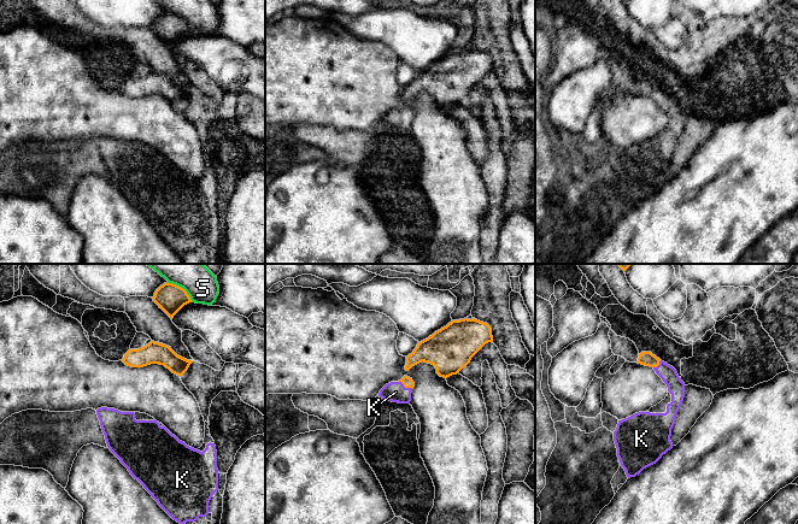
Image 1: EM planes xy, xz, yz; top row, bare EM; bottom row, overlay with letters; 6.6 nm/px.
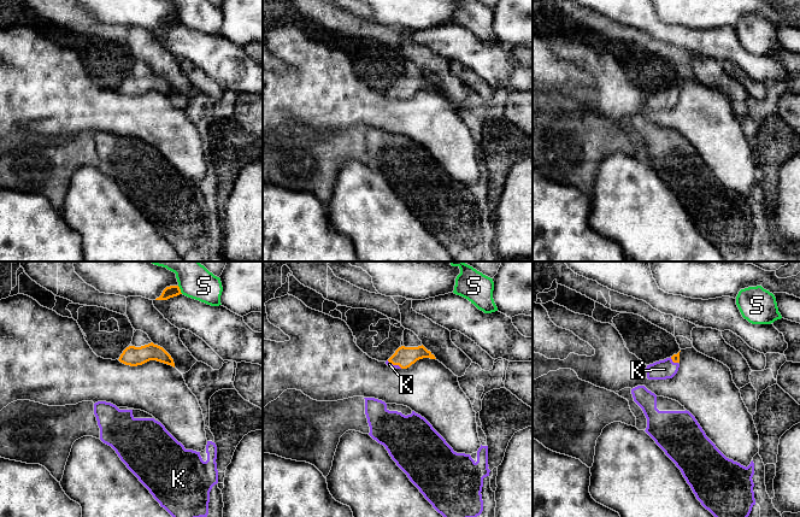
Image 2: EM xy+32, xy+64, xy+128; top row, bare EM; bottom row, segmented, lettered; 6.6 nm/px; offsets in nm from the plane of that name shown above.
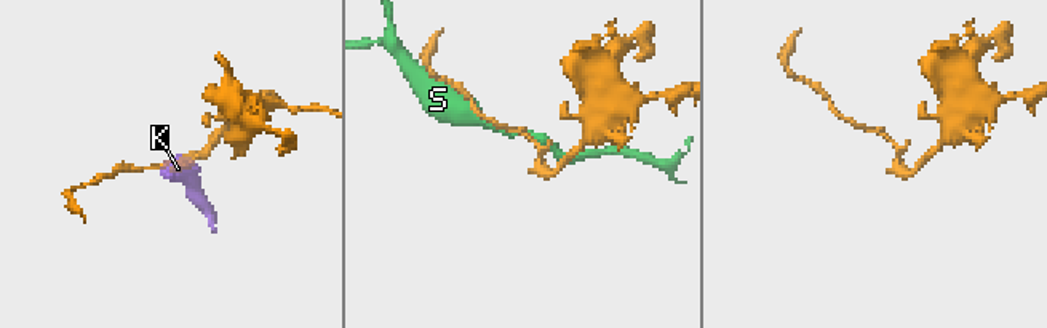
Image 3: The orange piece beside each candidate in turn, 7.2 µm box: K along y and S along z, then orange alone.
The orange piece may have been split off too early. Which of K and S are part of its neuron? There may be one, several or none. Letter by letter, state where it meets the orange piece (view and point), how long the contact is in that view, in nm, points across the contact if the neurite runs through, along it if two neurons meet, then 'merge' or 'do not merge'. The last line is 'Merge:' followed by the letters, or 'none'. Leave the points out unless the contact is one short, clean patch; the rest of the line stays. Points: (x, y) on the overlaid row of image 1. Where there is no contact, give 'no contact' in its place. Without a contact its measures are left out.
K: meets orange in xz at (405, 387); contact 120 nm long; runs through xz (408, 382), (405, 387), (395, 392); merge
S: meets orange in xy at (182, 288); contact 200 nm long; do not merge
Merge: K

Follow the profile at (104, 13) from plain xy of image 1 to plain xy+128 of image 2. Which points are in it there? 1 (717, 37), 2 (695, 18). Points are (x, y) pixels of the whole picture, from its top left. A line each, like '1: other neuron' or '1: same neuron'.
1: other neuron
2: same neuron

